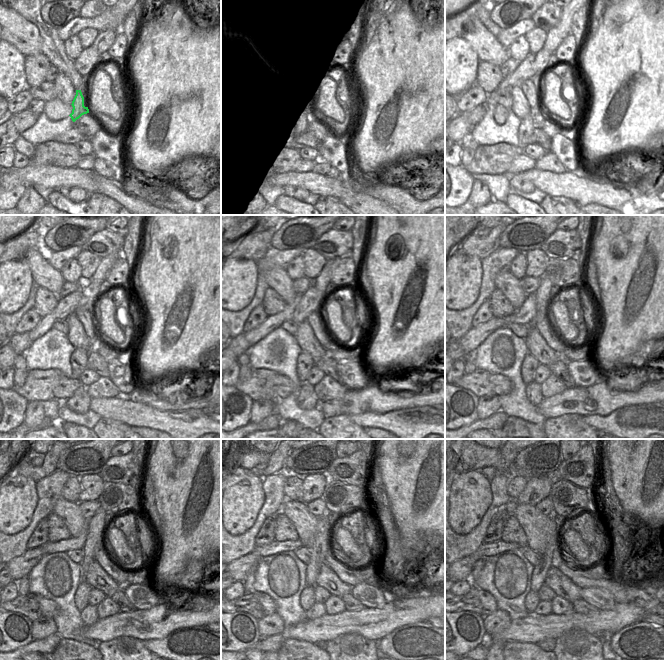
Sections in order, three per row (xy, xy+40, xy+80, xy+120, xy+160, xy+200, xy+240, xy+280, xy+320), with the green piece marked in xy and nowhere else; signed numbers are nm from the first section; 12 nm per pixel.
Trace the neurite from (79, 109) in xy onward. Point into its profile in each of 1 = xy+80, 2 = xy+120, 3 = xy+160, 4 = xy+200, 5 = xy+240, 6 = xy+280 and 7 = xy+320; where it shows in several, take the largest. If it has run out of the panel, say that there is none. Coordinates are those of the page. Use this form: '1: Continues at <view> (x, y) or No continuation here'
1: Continues at xy+80 (526, 129)
2: Continues at xy+120 (79, 359)
3: Continues at xy+160 (305, 362)
4: Continues at xy+200 (529, 365)
5: Continues at xy+240 (81, 598)
6: Continues at xy+280 (307, 600)
7: Continues at xy+320 (532, 600).

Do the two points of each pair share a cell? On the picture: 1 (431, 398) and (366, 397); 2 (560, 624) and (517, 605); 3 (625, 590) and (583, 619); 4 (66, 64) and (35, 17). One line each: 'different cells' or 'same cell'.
1: same cell
2: different cells
3: different cells
4: same cell

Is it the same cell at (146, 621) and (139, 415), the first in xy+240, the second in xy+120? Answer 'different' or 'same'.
different

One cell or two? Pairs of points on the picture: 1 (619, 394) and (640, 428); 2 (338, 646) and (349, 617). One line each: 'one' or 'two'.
1: two
2: two

